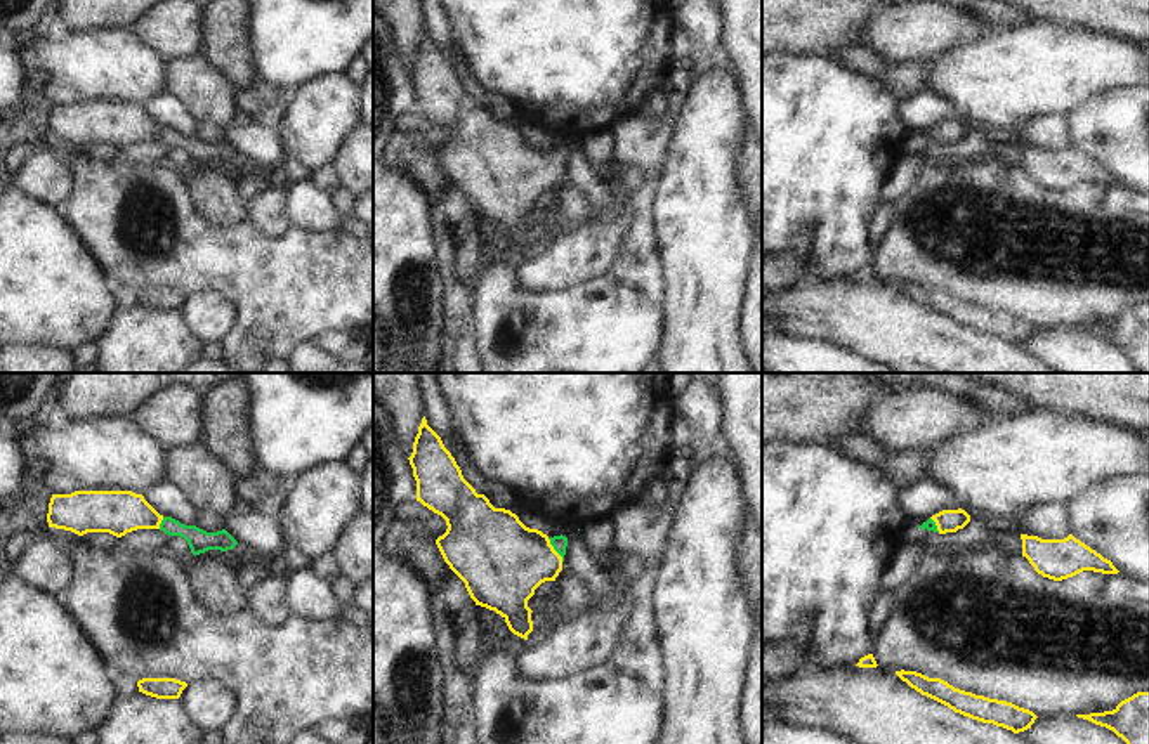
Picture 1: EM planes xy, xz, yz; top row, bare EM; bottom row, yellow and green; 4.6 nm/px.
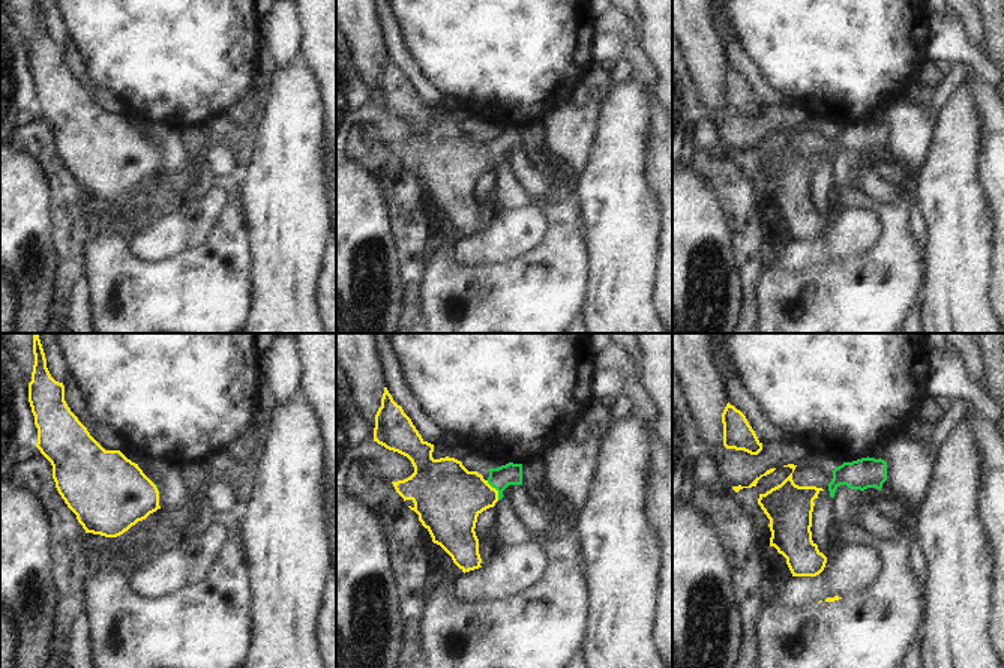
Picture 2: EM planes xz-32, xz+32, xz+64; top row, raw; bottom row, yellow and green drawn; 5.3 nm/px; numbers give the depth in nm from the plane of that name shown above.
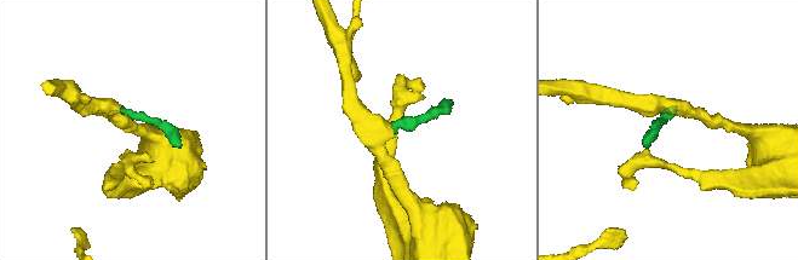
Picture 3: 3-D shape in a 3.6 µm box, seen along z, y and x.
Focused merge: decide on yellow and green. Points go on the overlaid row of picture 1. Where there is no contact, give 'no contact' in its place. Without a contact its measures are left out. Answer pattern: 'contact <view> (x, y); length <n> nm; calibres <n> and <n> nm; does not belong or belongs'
contact xz (554, 550); length 130 nm; calibres 400 and 70 nm; belongs

